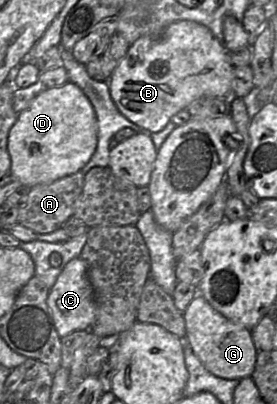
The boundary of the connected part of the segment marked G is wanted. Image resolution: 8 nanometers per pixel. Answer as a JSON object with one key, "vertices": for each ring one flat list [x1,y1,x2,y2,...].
{"vertices":[[201,294,195,296,183,313,187,341,210,373,224,379,251,377,256,367,256,349,251,330,227,319]]}

